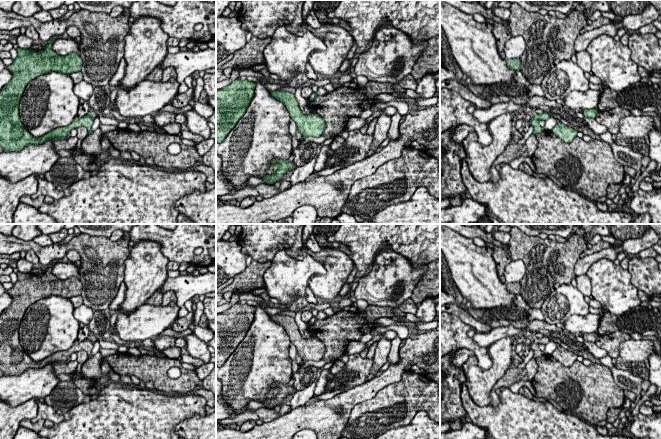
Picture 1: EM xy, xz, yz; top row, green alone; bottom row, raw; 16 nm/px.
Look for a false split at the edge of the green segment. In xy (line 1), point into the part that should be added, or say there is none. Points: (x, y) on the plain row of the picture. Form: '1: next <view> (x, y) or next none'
1: next xy (91, 368)

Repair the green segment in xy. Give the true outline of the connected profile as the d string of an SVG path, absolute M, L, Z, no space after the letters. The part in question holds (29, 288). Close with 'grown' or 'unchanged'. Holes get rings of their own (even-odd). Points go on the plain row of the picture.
M51 262L41 276L18 272L16 283L7 290L13 302L0 315L0 370L4 376L20 375L27 369L39 369L49 364L65 363L72 353L80 350L86 351L89 358L82 366L82 374L96 381L103 376L103 358L100 352L91 355L94 343L91 337L39 362L33 361L20 344L19 326L29 306L51 295L69 299L82 293L83 286L78 278L60 280L52 273L53 266L58 262Z; grown

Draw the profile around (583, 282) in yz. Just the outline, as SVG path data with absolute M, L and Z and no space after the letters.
M587 274L576 277L576 288L584 295L591 296L591 280Z

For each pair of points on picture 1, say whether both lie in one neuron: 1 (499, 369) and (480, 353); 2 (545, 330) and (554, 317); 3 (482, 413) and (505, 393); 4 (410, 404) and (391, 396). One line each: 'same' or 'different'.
1: different
2: different
3: same
4: same

